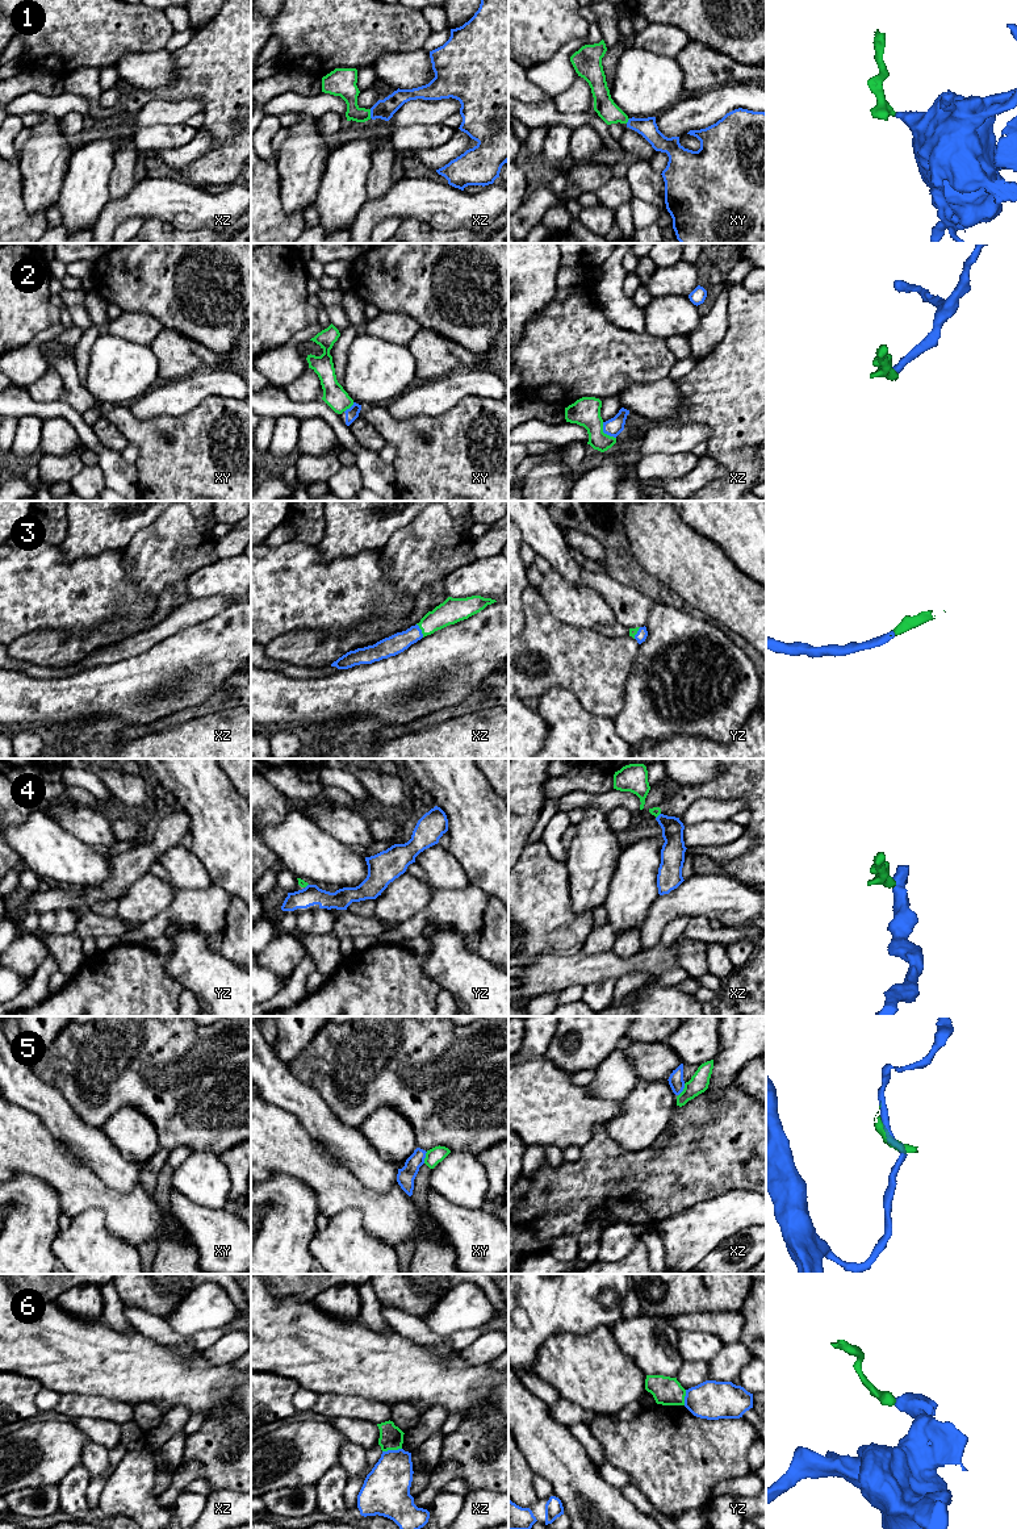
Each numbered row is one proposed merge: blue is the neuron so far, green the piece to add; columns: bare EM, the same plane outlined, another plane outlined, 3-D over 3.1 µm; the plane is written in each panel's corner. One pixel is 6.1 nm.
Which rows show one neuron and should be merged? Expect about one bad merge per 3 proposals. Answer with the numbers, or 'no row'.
1, 3

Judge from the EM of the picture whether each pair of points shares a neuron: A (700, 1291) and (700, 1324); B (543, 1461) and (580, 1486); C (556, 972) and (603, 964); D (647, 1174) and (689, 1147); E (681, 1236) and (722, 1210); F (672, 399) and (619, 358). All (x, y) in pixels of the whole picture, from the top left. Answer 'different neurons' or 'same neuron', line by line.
A: different neurons
B: same neuron
C: same neuron
D: same neuron
E: same neuron
F: different neurons

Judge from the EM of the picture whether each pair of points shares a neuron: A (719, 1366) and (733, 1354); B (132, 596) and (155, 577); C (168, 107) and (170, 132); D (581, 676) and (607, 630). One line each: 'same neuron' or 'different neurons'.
A: same neuron
B: different neurons
C: different neurons
D: different neurons

